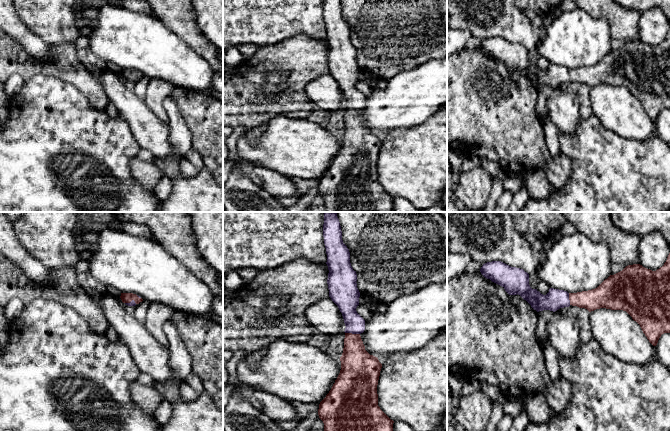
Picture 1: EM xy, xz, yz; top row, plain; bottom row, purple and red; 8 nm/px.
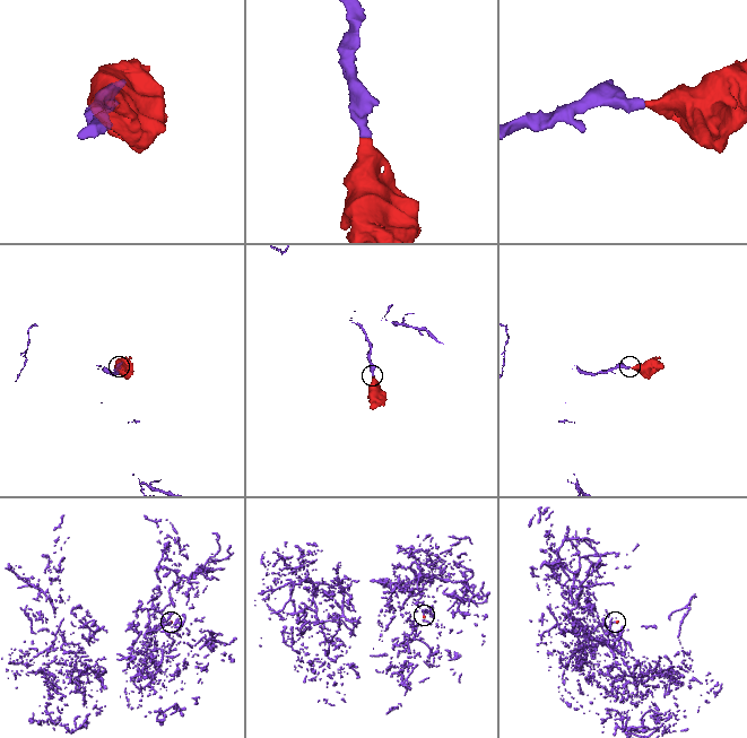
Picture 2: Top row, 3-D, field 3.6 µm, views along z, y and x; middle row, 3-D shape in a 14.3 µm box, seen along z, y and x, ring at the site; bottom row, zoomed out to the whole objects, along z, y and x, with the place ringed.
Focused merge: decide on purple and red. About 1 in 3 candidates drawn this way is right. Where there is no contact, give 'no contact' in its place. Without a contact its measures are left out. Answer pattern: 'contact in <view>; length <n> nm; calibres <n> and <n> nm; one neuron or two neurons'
contact in xz; length 120 nm; calibres 160 and 260 nm; one neuron

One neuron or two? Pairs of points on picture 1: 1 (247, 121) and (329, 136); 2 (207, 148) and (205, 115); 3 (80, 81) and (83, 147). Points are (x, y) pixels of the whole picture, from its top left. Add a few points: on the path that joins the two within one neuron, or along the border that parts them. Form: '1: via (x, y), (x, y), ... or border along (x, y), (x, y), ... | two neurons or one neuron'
1: border along (289, 116), (272, 115), (265, 122) | two neurons
2: via (207, 140), (207, 123) | one neuron
3: border along (60, 78), (73, 84), (97, 107) | two neurons

